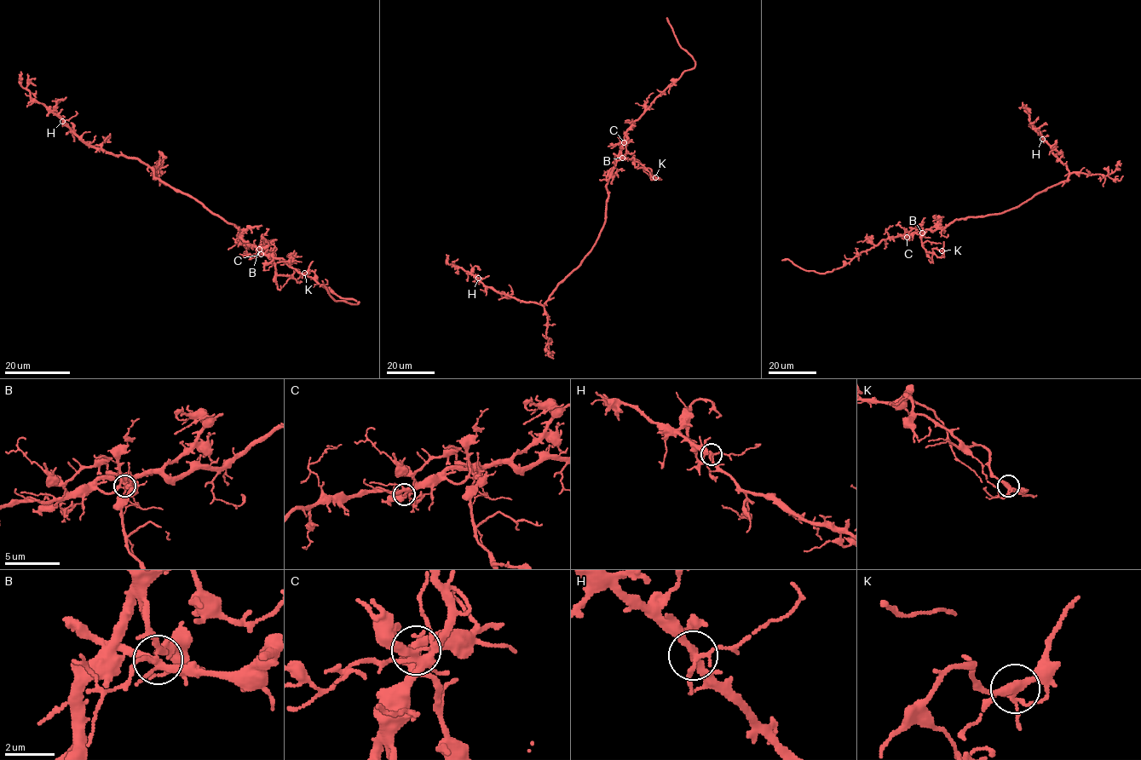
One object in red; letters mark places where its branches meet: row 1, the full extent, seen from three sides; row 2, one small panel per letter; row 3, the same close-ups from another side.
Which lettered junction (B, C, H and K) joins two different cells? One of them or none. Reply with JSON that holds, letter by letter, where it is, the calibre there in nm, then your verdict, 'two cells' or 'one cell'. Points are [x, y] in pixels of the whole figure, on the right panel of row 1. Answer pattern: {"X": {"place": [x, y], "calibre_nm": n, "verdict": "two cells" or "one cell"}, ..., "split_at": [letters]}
{"B": {"place": [922, 233], "calibre_nm": 280, "verdict": "two cells"}, "C": {"place": [907, 237], "calibre_nm": 320, "verdict": "one cell"}, "H": {"place": [1042, 139], "calibre_nm": 280, "verdict": "one cell"}, "K": {"place": [942, 250], "calibre_nm": 280, "verdict": "one cell"}, "split_at": ["B"]}

